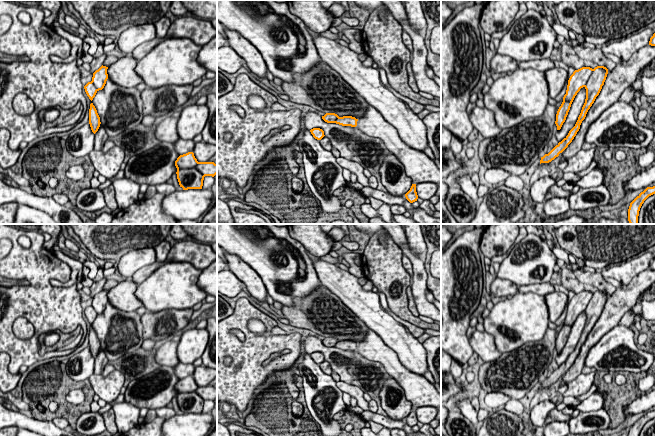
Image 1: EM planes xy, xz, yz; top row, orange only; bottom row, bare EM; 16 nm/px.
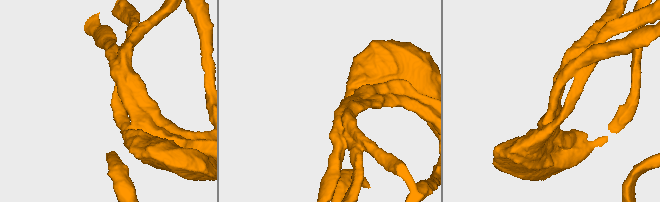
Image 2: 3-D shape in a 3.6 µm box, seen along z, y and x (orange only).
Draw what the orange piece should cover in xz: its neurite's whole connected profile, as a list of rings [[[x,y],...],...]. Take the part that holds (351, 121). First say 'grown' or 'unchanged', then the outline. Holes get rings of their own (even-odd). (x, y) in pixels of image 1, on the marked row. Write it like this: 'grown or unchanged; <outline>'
unchanged; [[[326,113],[324,116],[322,116],[322,119],[327,123],[336,123],[342,126],[351,126],[356,127],[357,121],[355,117],[352,116],[343,116],[339,117],[335,113]]]

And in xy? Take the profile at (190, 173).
unchanged; [[[193,152],[180,155],[175,161],[177,179],[183,190],[202,189],[205,176],[217,174],[214,162],[198,162]]]

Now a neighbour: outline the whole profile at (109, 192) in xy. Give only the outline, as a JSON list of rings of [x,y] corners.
[[[111,184],[108,187],[104,188],[102,191],[103,191],[104,199],[106,202],[106,206],[111,211],[114,211],[117,208],[114,185]]]

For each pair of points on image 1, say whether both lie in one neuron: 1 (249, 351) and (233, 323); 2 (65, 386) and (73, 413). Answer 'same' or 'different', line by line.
1: same
2: same

